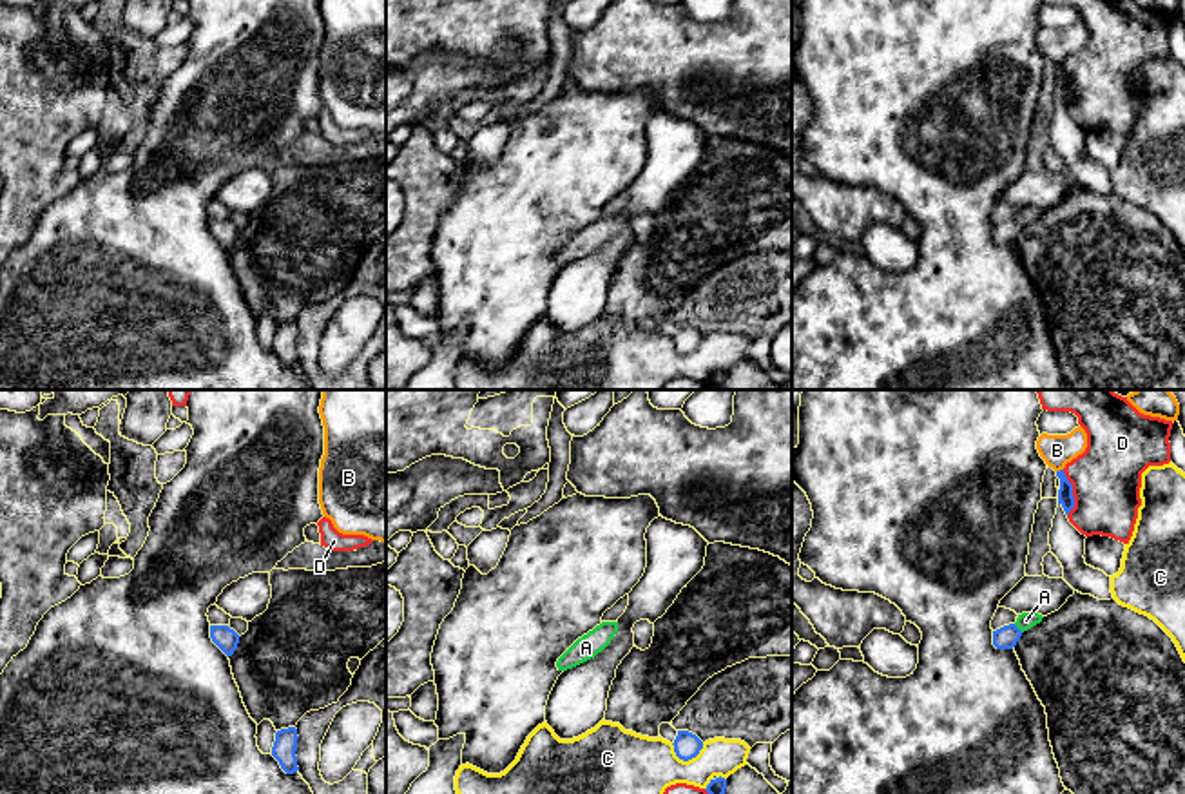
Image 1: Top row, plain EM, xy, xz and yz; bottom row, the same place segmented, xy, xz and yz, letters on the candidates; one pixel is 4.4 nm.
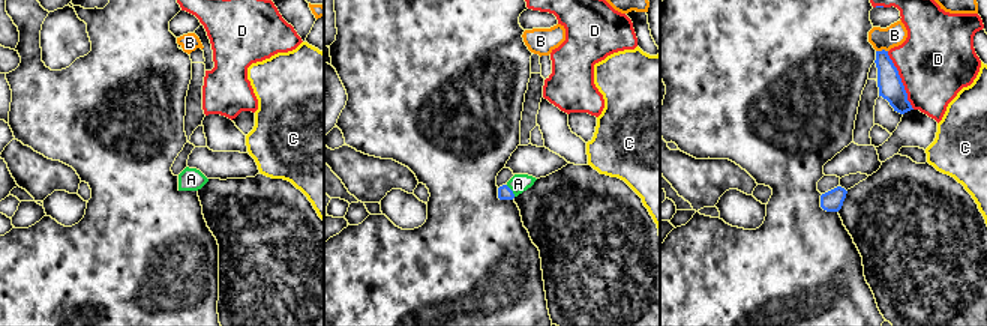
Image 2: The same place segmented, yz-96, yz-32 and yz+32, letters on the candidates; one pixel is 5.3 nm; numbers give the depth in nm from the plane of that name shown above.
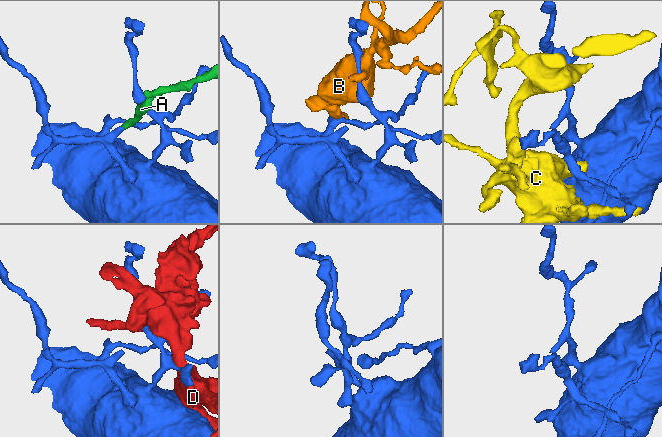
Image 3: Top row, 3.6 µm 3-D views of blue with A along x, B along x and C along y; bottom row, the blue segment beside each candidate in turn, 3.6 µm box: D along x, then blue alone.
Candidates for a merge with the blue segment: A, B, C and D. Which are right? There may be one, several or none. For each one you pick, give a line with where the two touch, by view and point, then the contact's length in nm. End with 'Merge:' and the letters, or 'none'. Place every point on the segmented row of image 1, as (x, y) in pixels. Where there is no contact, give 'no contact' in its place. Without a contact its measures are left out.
A: meets blue in yz at (1017, 628); contact 60 nm long
Merge: A

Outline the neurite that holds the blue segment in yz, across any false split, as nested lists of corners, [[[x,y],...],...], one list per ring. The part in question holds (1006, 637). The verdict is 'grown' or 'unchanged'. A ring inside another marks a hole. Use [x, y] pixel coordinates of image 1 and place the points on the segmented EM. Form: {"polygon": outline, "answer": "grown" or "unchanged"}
{"polygon": [[[1022,613],[1015,624],[1004,625],[993,631],[993,645],[997,649],[1013,649],[1020,640],[1022,633],[1042,622],[1038,613]]], "answer": "grown"}

